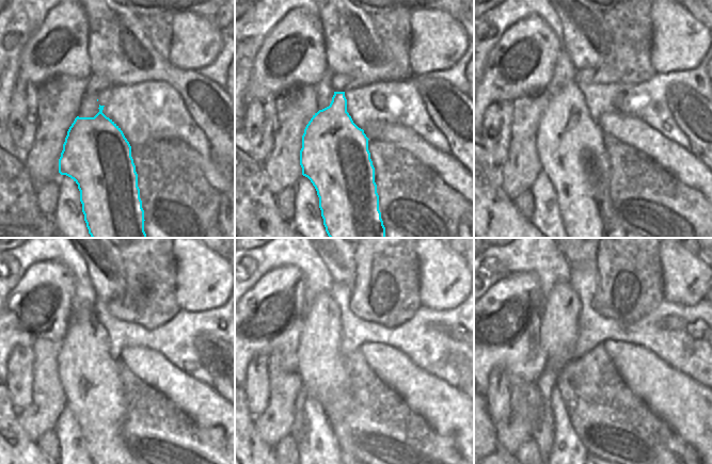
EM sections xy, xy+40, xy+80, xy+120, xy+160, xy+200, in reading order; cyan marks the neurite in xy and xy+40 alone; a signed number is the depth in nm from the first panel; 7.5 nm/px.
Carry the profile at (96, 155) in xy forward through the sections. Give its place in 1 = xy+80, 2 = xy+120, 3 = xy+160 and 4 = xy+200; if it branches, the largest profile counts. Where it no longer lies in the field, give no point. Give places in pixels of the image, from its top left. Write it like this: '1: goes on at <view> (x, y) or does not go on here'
1: goes on at xy+80 (570, 146)
2: goes on at xy+120 (89, 376)
3: goes on at xy+160 (321, 368)
4: goes on at xy+200 (559, 312)

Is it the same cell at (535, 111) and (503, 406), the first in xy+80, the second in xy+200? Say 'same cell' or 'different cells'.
different cells

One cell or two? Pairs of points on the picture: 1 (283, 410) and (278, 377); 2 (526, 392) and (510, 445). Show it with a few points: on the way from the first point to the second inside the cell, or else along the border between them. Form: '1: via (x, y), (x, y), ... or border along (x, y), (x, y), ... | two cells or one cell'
1: via (283, 401), (283, 385) | one cell
2: via (524, 404), (517, 426), (511, 432) | one cell

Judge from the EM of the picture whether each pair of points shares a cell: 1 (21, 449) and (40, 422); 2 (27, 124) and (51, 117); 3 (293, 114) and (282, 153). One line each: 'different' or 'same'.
1: different
2: different
3: same

